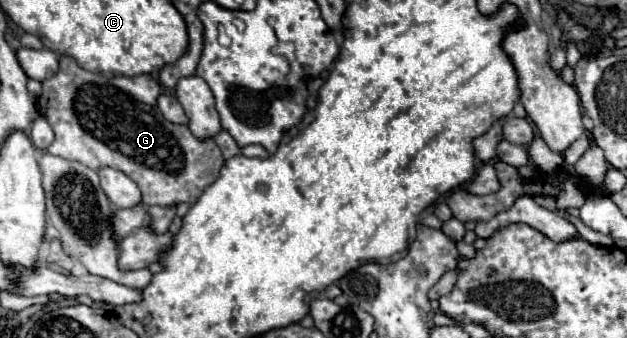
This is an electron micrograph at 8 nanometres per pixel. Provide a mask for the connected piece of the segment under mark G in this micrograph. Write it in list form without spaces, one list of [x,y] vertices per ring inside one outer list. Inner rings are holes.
[[[61,57],[57,75],[43,81],[43,93],[39,97],[39,111],[55,131],[55,139],[47,147],[47,151],[51,155],[79,161],[89,169],[113,167],[123,171],[139,185],[145,205],[163,207],[171,207],[177,203],[193,205],[203,193],[203,189],[219,177],[219,171],[225,165],[225,161],[213,139],[199,141],[191,135],[187,125],[175,125],[167,119],[159,119],[163,117],[161,111],[157,109],[157,97],[161,95],[161,91],[163,91],[161,85],[151,75],[109,79],[103,77],[101,73],[81,69],[73,57]]]

